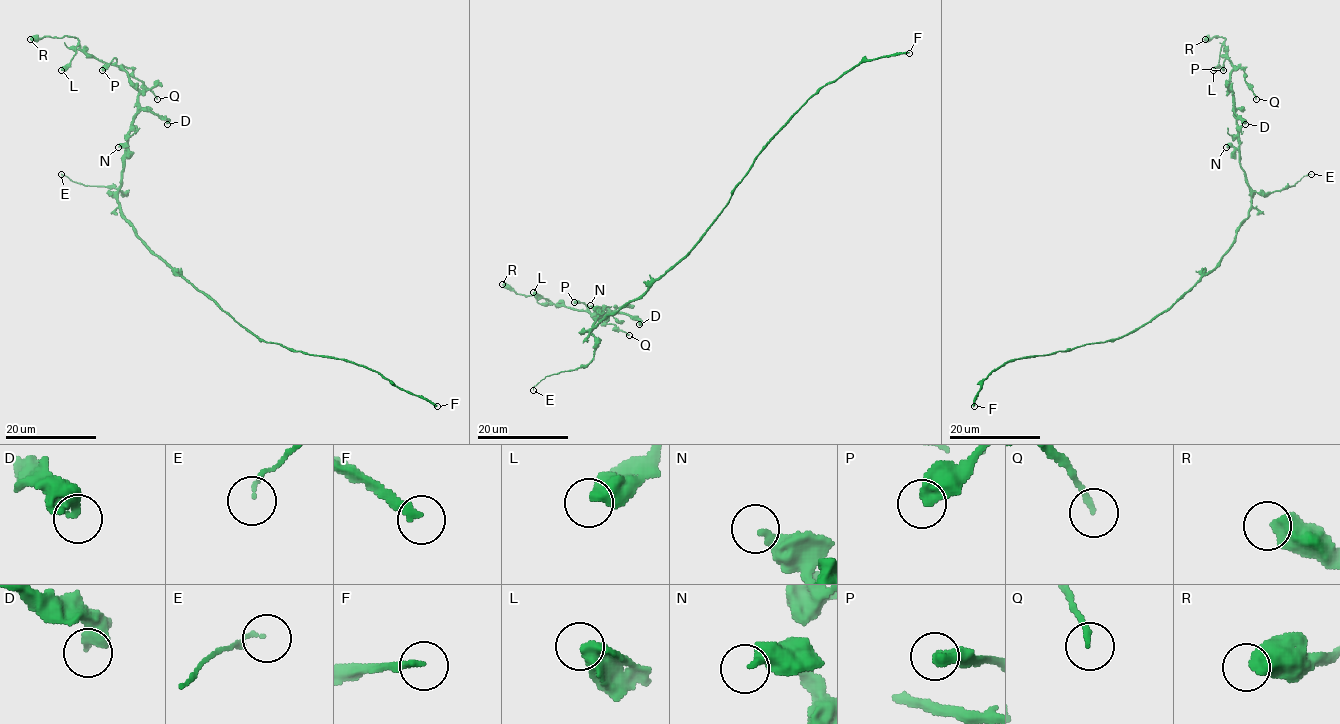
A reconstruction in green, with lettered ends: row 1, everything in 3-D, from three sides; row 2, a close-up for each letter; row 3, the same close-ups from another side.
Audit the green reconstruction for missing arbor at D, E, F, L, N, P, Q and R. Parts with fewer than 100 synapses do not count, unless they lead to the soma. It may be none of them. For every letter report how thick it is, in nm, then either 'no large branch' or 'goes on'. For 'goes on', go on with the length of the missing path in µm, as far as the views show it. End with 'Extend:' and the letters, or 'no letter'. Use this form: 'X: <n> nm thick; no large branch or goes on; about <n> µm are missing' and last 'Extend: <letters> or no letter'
D: 440 nm thick; no large branch
E: 80 nm thick; no large branch
F: 240 nm thick; goes on; about 200 µm are missing
L: 550 nm thick; no large branch
N: 380 nm thick; no large branch
P: 500 nm thick; no large branch
Q: 170 nm thick; no large branch
R: 600 nm thick; no large branch
Extend: F

